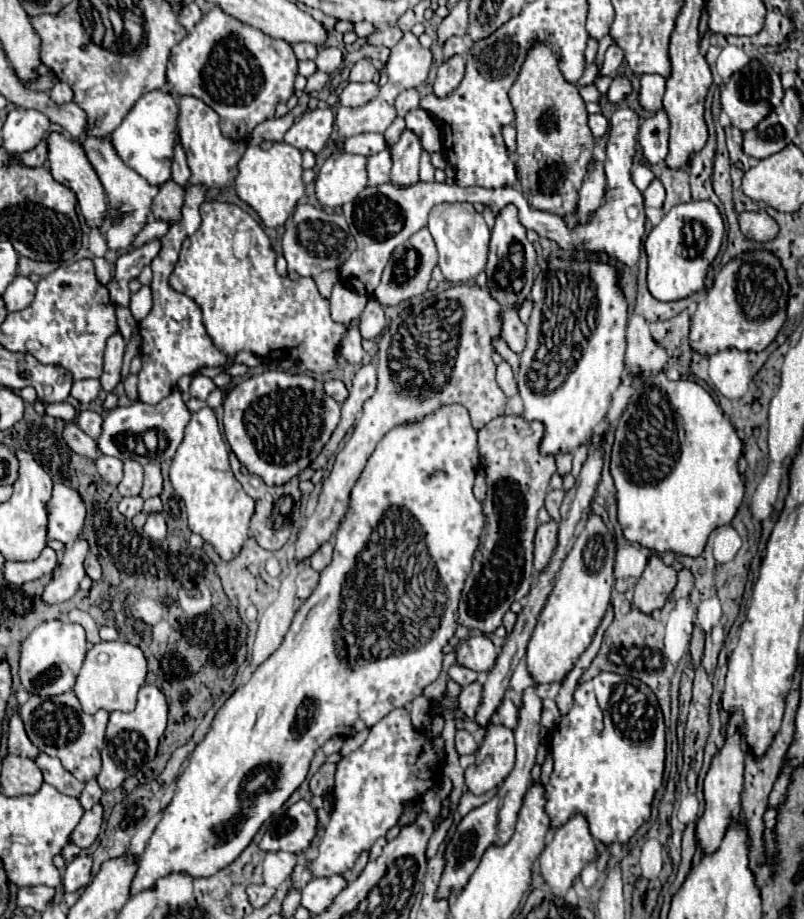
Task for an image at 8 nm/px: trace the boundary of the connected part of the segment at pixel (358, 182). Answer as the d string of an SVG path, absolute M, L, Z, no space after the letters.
M342 152L338 158L328 158L316 178L316 198L322 206L340 208L362 192L366 180L366 158Z

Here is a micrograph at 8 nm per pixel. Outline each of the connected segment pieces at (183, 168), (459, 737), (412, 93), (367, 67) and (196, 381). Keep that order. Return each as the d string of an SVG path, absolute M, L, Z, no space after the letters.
M176 136L176 144L174 144L174 158L172 158L172 180L186 186L190 178L190 168L186 164L186 154L180 146L180 138Z
M456 730L456 750L458 754L472 754L476 752L478 744L476 740L472 740L472 734L466 730Z
M410 88L410 90L404 90L398 98L396 98L396 114L398 116L404 116L408 110L412 110L412 108L418 108L418 92L414 90L414 88Z
M358 60L350 70L350 82L370 82L376 76L376 68L370 60Z
M196 376L192 378L192 384L190 384L190 396L192 398L198 398L198 400L206 400L206 396L214 390L214 382L206 376Z

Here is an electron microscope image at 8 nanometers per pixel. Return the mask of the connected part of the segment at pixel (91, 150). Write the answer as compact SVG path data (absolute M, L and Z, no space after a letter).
M86 136L78 142L82 144L94 172L98 174L98 178L110 198L110 210L118 212L110 230L106 232L108 246L110 246L110 250L128 250L132 246L132 242L136 240L136 236L140 234L140 230L148 224L148 218L152 214L152 194L156 192L156 188L152 188L142 176L138 176L130 166L126 166L122 162L122 158L114 152L114 146L110 144L108 138Z

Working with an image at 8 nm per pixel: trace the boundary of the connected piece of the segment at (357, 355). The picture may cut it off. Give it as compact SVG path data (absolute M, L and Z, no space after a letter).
M350 328L346 338L342 340L338 352L350 362L350 364L360 364L364 358L364 348L362 348L362 334L358 328Z

